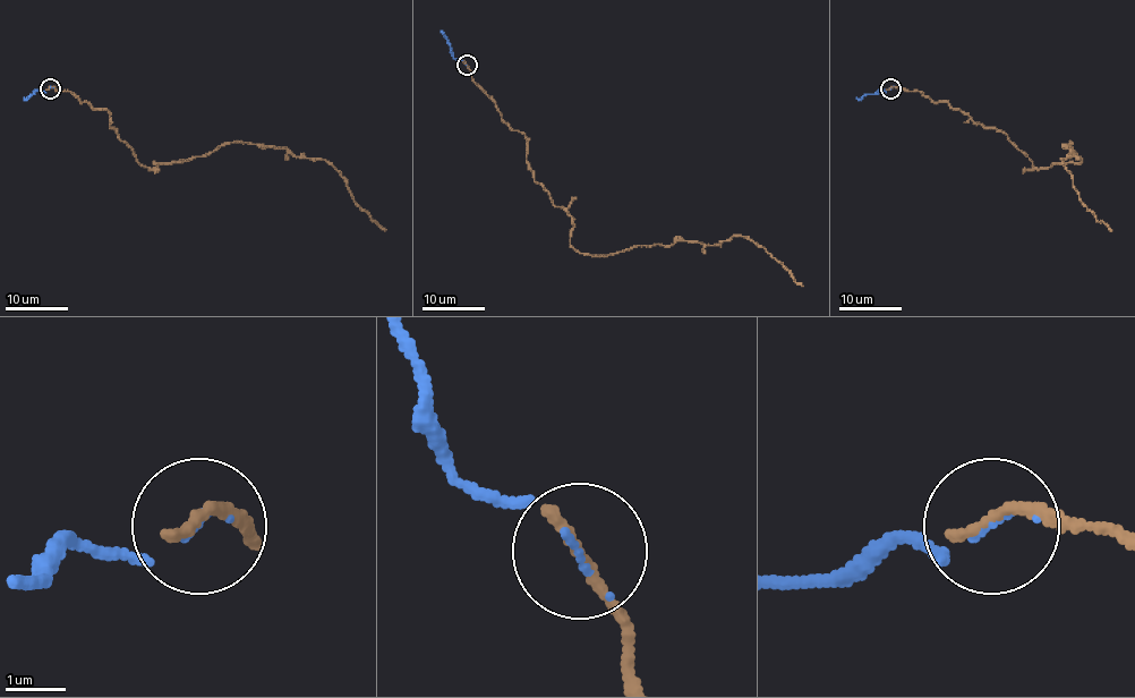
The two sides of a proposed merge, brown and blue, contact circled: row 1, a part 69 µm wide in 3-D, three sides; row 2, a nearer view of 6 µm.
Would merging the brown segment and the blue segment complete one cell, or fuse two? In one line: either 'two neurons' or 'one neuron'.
one neuron

